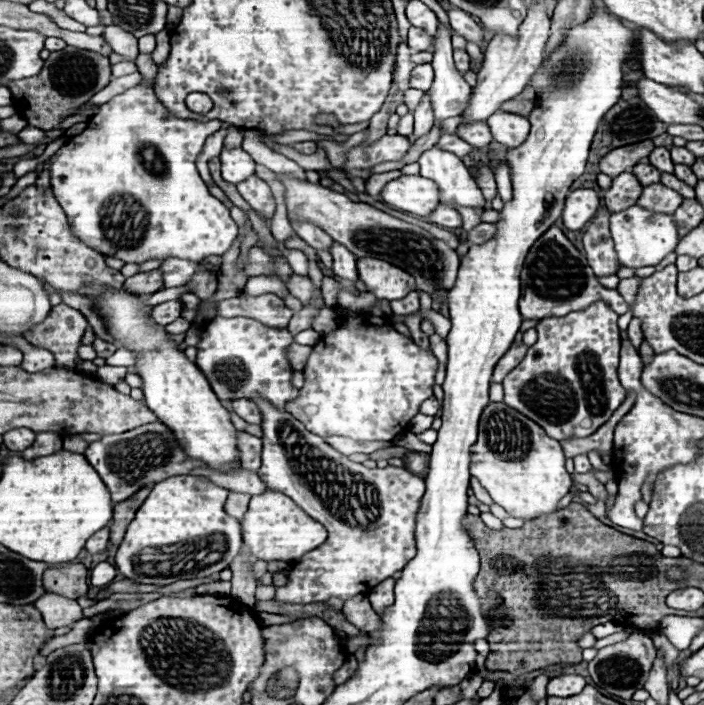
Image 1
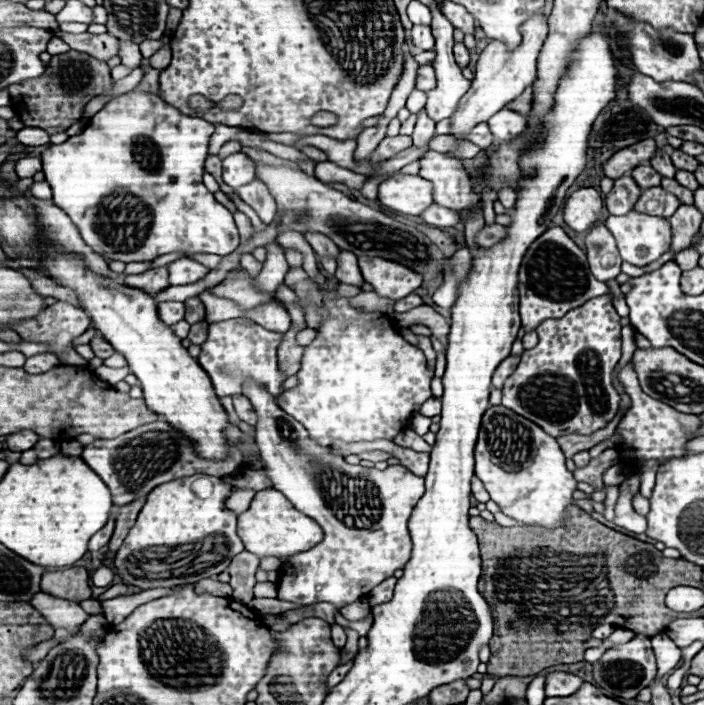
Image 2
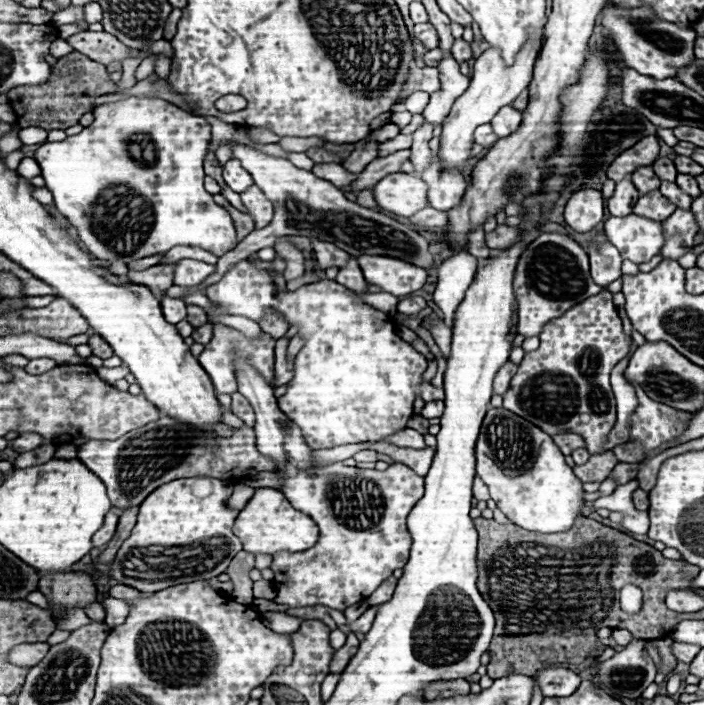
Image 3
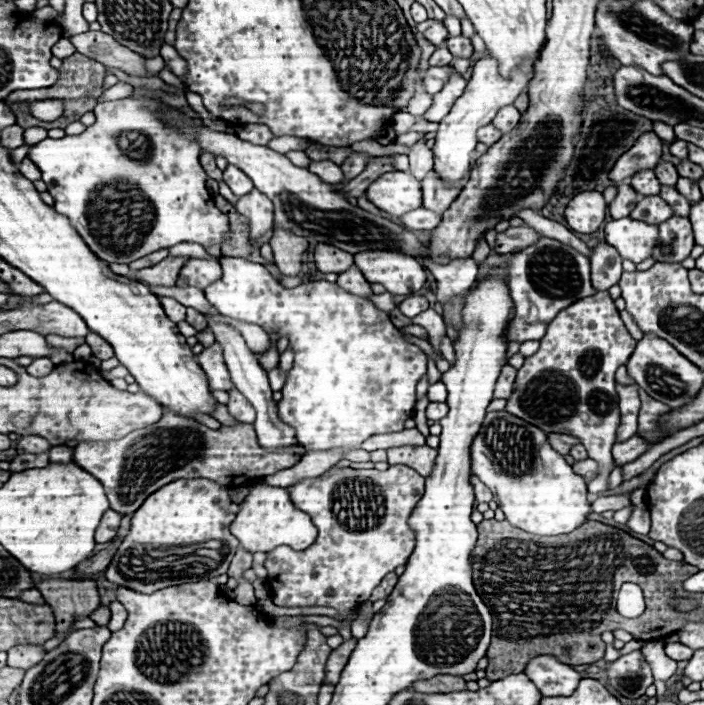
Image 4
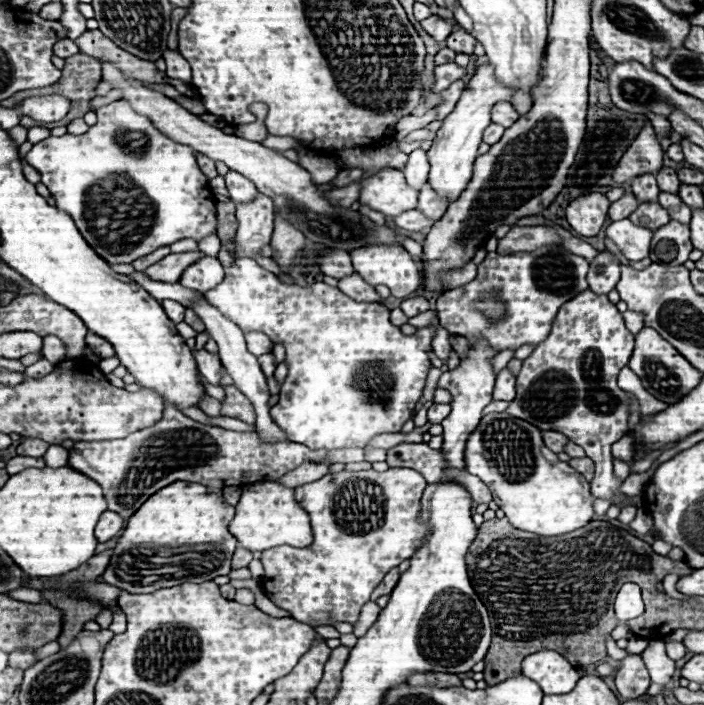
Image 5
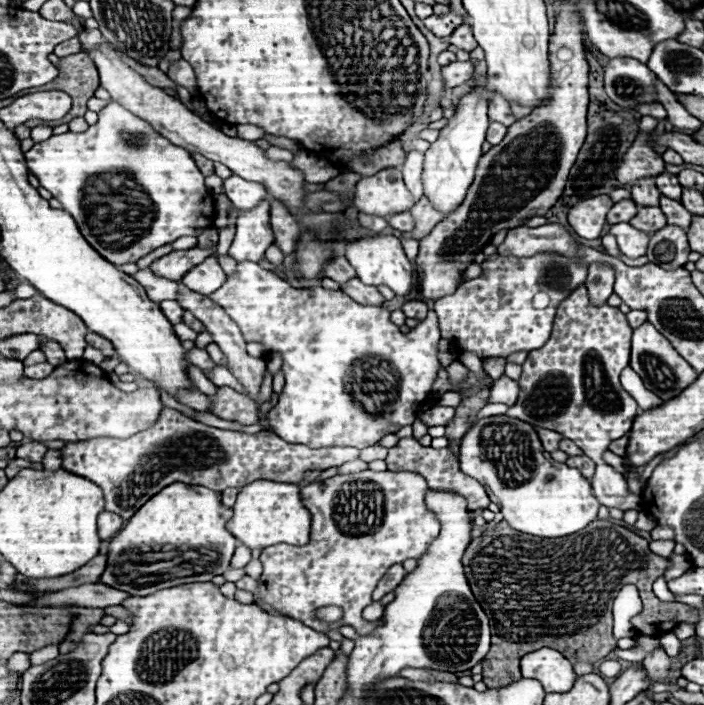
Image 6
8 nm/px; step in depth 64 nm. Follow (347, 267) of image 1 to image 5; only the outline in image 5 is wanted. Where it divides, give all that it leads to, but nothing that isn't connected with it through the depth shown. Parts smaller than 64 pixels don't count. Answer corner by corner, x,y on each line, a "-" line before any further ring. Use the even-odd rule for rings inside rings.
354,272
352,276
346,276
344,280
340,280
338,288
340,288
346,296
354,298
356,302
380,302
380,300
382,300
382,298
378,296
378,292
376,292
370,284
364,284
364,280
362,280
356,272
-
362,292
372,292
372,294
362,294

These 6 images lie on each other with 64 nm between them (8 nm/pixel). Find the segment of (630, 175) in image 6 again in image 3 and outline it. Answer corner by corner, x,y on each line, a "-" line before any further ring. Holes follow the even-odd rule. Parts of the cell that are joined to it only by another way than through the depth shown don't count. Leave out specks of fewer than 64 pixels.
648,136
642,138
638,144
634,144
632,148
624,150
608,168
608,178
614,182
620,182
626,178
626,174
632,174
636,168
640,166
652,166
654,160
658,158
660,152
660,144
656,136

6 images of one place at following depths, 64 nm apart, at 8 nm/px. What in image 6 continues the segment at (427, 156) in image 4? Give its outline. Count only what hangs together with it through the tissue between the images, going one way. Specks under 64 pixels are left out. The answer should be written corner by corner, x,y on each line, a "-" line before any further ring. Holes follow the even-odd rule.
412,150
404,162
404,168
402,168
404,182
414,196
414,202
418,202
420,196
424,194
422,192
422,162
424,162
424,154

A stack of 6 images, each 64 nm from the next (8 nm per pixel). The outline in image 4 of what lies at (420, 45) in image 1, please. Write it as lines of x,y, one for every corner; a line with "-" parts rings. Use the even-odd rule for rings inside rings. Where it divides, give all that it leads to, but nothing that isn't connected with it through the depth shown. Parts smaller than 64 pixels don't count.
424,20
418,24
418,30
436,46
442,46
442,42
448,38
448,28
438,20

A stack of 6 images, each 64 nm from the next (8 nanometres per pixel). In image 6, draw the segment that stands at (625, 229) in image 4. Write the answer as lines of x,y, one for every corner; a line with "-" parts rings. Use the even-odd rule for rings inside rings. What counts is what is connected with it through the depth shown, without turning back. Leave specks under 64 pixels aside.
620,222
620,224
614,224
610,228
610,234
616,236
618,248
624,256
638,258
638,256
646,254
648,240
650,240
650,236
646,232
640,232
636,228
632,228
628,222

